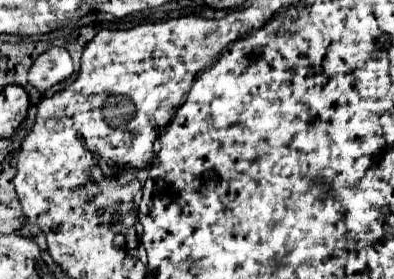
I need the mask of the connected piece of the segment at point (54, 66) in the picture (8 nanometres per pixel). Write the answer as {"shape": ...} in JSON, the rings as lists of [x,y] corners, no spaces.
{"shape":[[[52,47],[42,53],[28,71],[28,83],[40,93],[72,75],[72,59],[64,47]]]}

